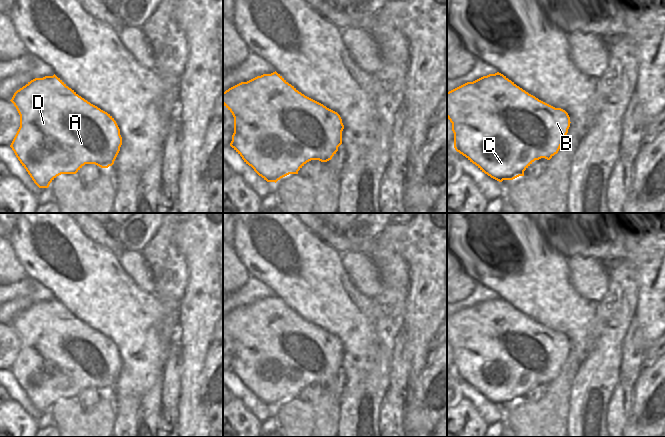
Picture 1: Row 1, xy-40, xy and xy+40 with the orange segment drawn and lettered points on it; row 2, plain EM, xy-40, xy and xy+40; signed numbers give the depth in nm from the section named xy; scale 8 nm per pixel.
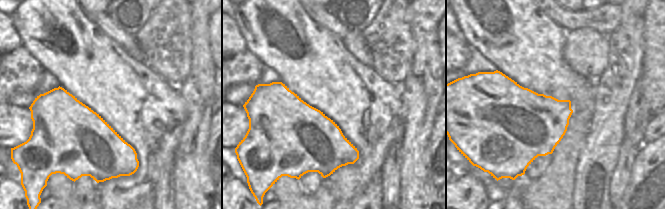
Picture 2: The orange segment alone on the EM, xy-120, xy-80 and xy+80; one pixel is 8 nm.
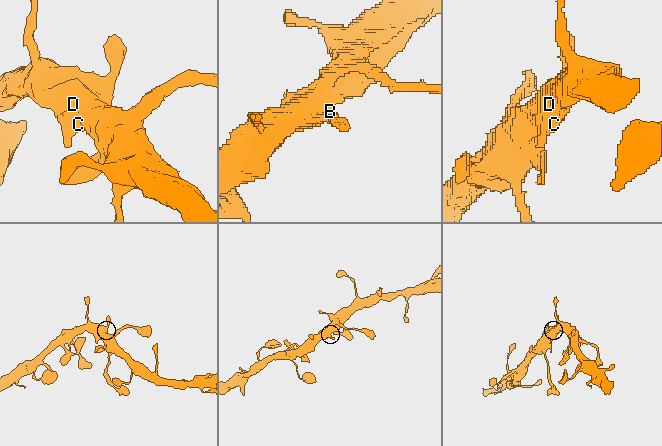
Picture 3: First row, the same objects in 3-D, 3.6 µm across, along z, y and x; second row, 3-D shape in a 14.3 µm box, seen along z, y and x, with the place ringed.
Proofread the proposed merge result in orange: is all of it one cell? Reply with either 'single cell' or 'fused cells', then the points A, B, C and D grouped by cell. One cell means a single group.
single cell | A B C D

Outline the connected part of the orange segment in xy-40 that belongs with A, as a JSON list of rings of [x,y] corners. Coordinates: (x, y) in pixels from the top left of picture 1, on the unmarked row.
[[[55,298],[35,302],[17,314],[10,324],[20,339],[20,351],[10,369],[16,381],[39,412],[48,412],[61,398],[76,398],[85,388],[108,392],[122,369],[120,353],[114,342],[69,312]]]

